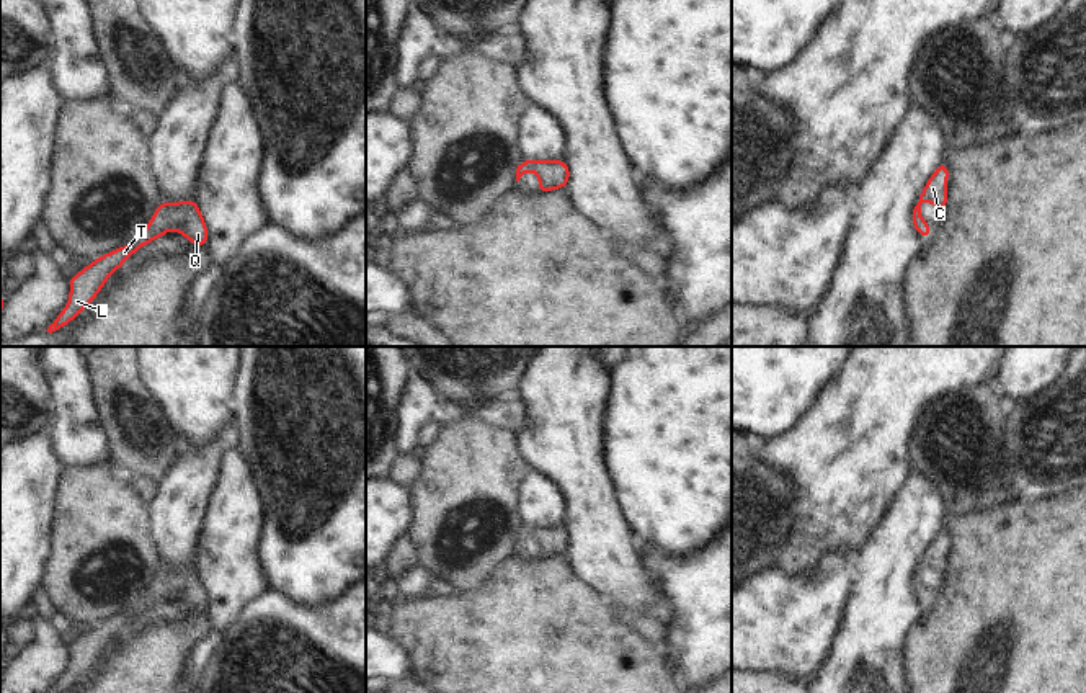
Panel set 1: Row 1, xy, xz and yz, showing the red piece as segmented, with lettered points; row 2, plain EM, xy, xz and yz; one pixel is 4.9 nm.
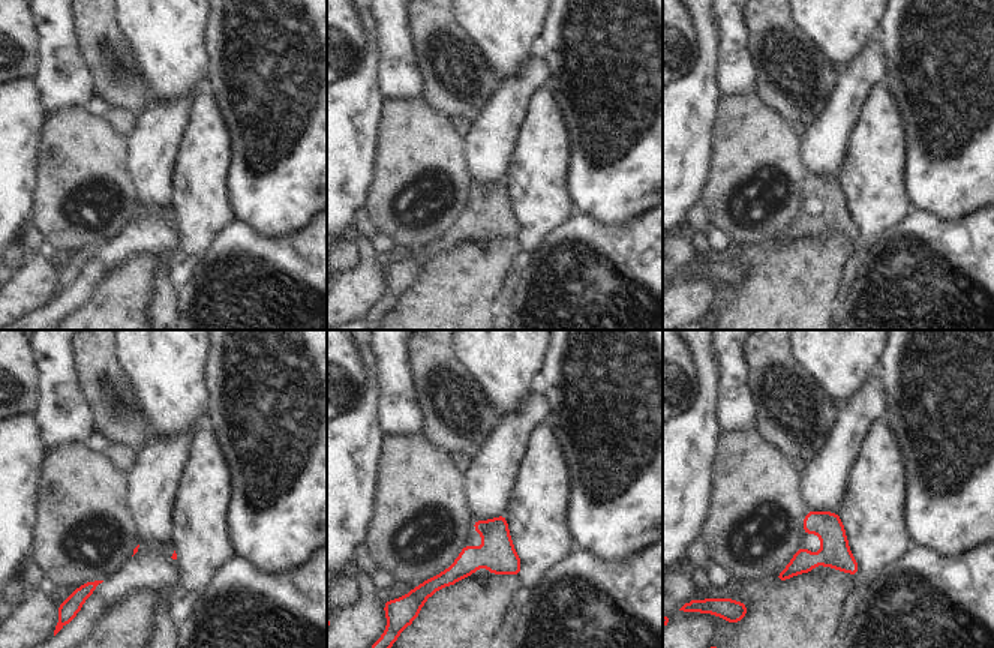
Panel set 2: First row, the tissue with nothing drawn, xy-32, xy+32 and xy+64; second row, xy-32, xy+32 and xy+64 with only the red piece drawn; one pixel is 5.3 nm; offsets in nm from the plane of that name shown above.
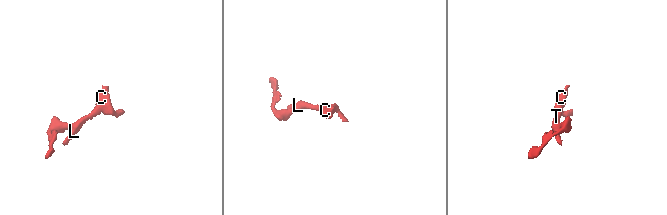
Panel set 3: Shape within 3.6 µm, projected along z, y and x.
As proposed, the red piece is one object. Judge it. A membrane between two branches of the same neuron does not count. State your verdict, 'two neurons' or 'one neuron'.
one neuron

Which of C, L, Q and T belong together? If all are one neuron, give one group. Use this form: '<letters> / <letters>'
C L Q T

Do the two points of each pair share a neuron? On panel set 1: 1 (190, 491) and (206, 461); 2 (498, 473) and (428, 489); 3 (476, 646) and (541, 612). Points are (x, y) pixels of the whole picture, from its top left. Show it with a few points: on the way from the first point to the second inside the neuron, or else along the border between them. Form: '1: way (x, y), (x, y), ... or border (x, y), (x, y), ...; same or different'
1: way (191, 484), (203, 468); same
2: way (480, 474), (466, 489), (446, 489); same
3: way (492, 646), (507, 646), (525, 628); same

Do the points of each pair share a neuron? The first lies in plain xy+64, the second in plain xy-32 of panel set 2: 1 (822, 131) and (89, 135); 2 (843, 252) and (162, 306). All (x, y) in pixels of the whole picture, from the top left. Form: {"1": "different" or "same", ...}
{"1": "different", "2": "different"}

